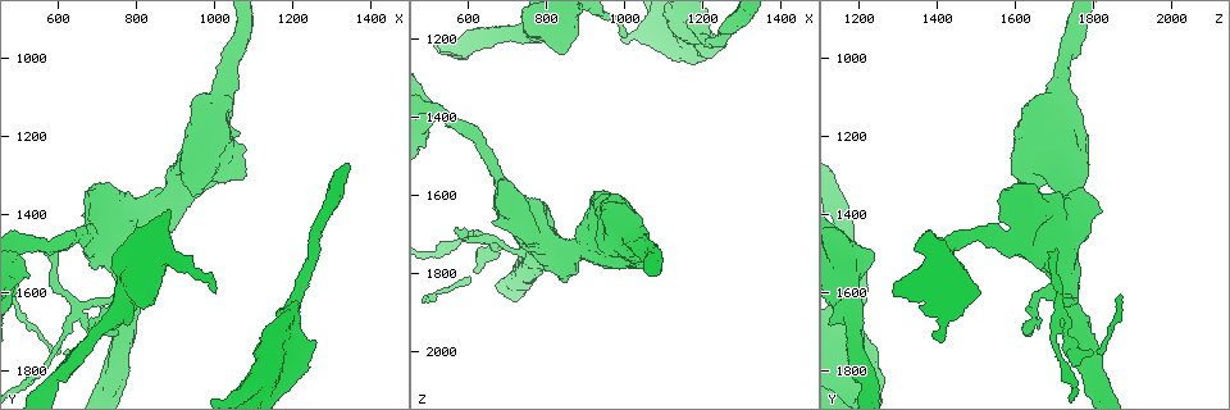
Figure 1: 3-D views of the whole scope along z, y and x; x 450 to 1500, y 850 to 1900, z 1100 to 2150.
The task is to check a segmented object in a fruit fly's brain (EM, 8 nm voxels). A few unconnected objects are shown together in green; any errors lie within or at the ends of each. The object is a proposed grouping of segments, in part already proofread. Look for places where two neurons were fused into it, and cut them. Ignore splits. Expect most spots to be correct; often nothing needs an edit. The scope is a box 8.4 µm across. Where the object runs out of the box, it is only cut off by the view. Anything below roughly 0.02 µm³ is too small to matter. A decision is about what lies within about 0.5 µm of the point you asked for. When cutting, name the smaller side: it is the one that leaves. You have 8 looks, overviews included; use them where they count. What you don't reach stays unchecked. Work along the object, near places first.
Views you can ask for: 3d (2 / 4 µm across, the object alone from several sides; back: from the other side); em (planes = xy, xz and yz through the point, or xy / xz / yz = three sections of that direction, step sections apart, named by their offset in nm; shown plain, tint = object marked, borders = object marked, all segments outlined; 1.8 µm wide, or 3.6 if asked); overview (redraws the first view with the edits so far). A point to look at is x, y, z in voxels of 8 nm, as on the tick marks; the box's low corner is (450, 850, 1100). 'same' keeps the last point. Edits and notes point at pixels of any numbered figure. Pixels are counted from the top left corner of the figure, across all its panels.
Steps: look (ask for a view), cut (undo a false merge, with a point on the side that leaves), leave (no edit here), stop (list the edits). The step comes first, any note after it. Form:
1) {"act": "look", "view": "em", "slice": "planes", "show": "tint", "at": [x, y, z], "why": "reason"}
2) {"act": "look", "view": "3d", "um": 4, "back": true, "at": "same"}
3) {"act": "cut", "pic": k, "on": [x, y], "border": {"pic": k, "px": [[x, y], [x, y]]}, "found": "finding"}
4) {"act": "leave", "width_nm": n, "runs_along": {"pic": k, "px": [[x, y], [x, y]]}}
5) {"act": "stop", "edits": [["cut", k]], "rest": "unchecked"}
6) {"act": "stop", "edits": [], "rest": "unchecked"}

{"act": "look", "view": "em", "slice": "planes", "show": "tint", "at": [645, 1655, 1710], "why": "three arms meet"}

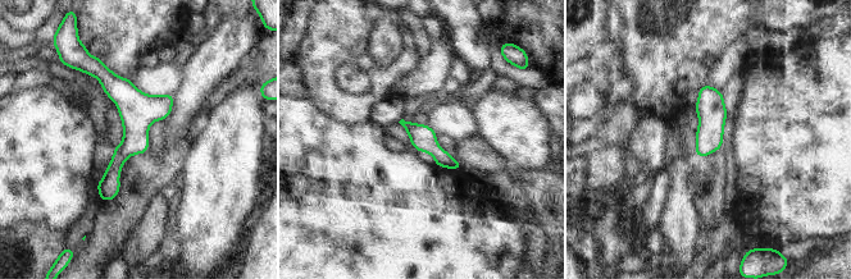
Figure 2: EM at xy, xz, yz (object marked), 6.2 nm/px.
{"act": "leave", "width_nm": 160, "runs_along": {"pic": 2, "px": [[95, 72], [131, 104], [109, 196]]}, "found": "continuous, no second neuron"}

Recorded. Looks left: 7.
{"act": "look", "view": "em", "um": 3.6, "slice": "xy", "step": 8, "show": "tint", "at": [755, 1460, 1670], "why": "thick turns thin"}

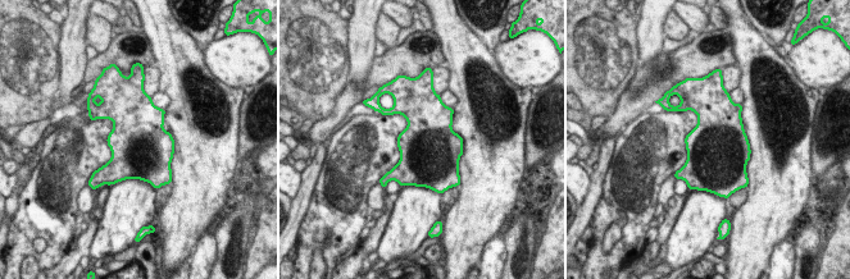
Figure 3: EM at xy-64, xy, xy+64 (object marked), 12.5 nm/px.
{"act": "leave", "found": "continuous, no second neuron"}

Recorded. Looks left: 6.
{"act": "look", "view": "em", "um": 3.6, "slice": "planes", "show": "tint", "at": [840, 1515, 1195], "why": "abrupt turn"}

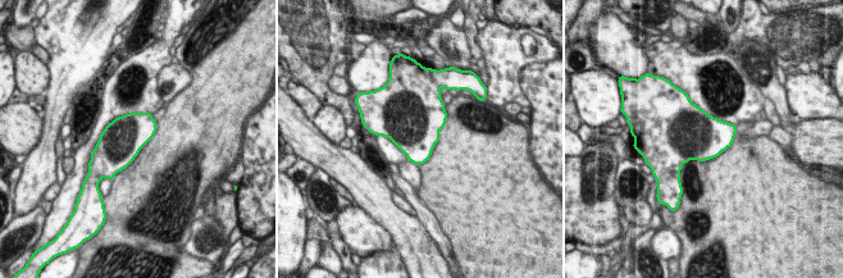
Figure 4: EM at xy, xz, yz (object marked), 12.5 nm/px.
{"act": "leave", "found": "all the same neuron"}

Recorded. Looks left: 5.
{"act": "stop", "edits": [], "rest": "unchecked"}

